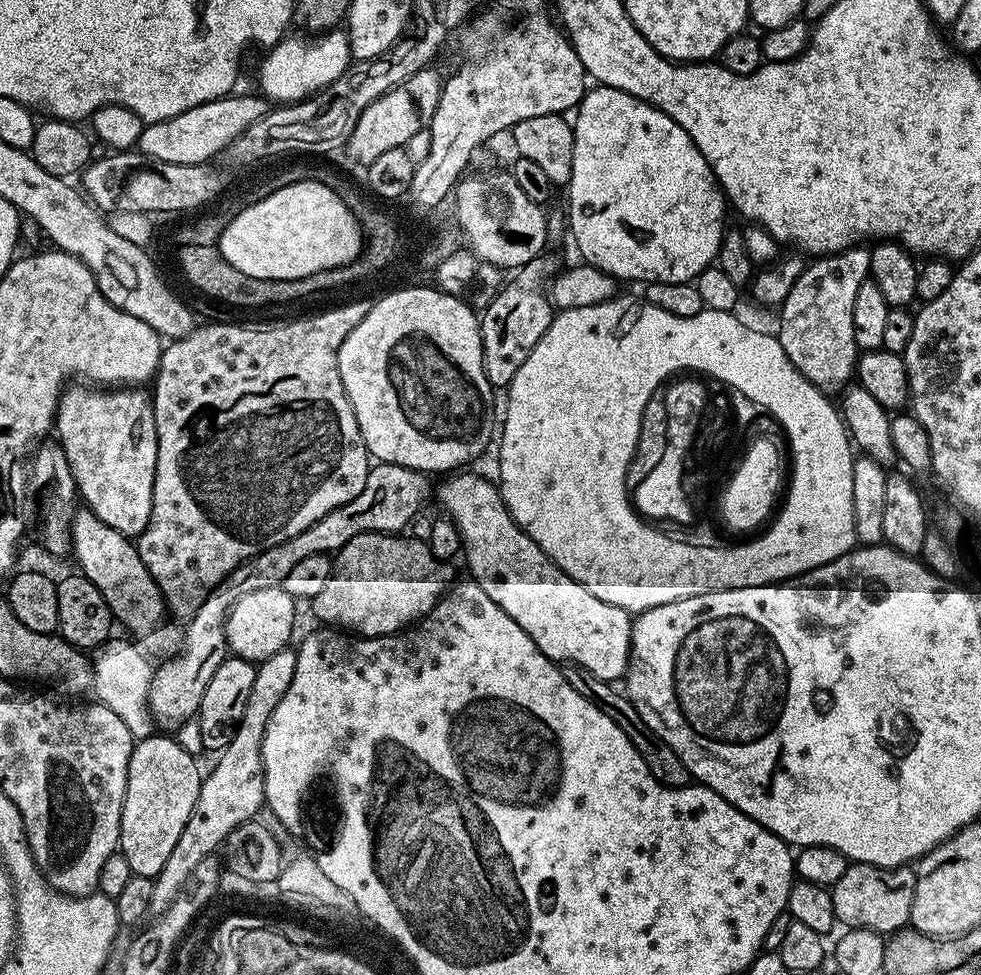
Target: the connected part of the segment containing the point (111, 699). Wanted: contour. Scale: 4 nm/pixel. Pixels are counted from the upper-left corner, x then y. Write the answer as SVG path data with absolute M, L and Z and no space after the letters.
M109 638L97 648L91 649L90 659L92 661L92 683L94 685L95 699L104 704L122 722L126 722L126 730L130 730L133 738L143 738L153 735L154 721L148 710L148 691L152 681L154 664L151 664L145 653L139 647L131 644L133 641L116 640Z

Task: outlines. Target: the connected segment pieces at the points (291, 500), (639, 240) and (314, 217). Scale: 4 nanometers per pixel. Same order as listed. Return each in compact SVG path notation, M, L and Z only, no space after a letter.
M356 300L353 304L340 304L337 308L328 308L317 316L304 316L301 320L288 320L285 324L276 324L273 328L251 328L248 324L208 324L205 328L197 326L190 335L163 345L160 366L154 377L156 393L151 393L150 396L158 442L150 522L135 541L135 546L146 570L150 570L154 582L160 587L167 611L171 615L173 612L176 616L190 618L198 610L198 606L202 606L205 598L243 560L249 560L262 550L270 550L270 546L278 546L278 542L286 542L286 538L294 538L294 534L302 534L302 530L314 526L314 522L330 514L330 510L362 494L362 486L366 486L368 477L370 457L368 447L365 446L362 434L358 430L358 418L354 418L350 398L342 386L338 354L350 330L354 330L354 326L358 326L358 322L366 318L369 307L369 301Z
M592 86L584 93L583 100L575 109L574 127L574 166L570 174L570 182L566 185L568 192L568 208L566 207L566 228L570 233L570 240L576 243L576 248L581 252L583 263L593 264L601 268L617 281L640 280L639 282L692 282L702 274L702 270L713 267L714 261L720 255L720 243L724 241L726 223L724 224L724 208L726 197L720 190L716 175L710 170L706 158L702 158L702 150L694 146L690 134L674 118L670 118L660 108L639 100L636 96L626 94L617 88Z
M304 180L255 199L226 226L218 243L220 253L226 262L230 262L230 266L234 266L234 270L242 270L242 274L250 274L250 278L263 280L297 280L346 266L359 259L366 236L361 222L359 224L356 221L355 214L348 209L347 202L339 194L337 189L323 185L320 181Z

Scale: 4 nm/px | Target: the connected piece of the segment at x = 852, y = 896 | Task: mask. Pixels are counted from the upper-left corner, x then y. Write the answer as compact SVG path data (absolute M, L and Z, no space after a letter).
M849 863L846 874L831 885L834 914L848 928L869 928L881 934L899 931L911 921L916 874L911 867L879 868L873 864Z

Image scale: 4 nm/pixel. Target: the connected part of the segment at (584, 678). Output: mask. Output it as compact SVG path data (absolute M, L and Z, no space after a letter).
M571 662L565 663L562 671L566 682L570 682L570 686L574 686L574 690L578 690L582 698L586 698L586 702L594 702L594 706L598 706L598 710L602 710L602 714L606 714L606 718L610 718L610 722L614 722L614 726L618 726L618 730L622 730L626 738L630 738L634 750L642 754L642 762L650 766L650 774L654 774L658 782L671 788L684 788L690 783L686 762L682 762L682 758L678 758L678 754L674 754L674 750L670 750L670 746L666 746L666 742L662 742L662 738L658 738L658 734L654 734L654 730L650 730L650 726L642 722L638 710L629 702L627 695L621 689L619 692L609 681L599 680L597 676L590 674L590 670Z

